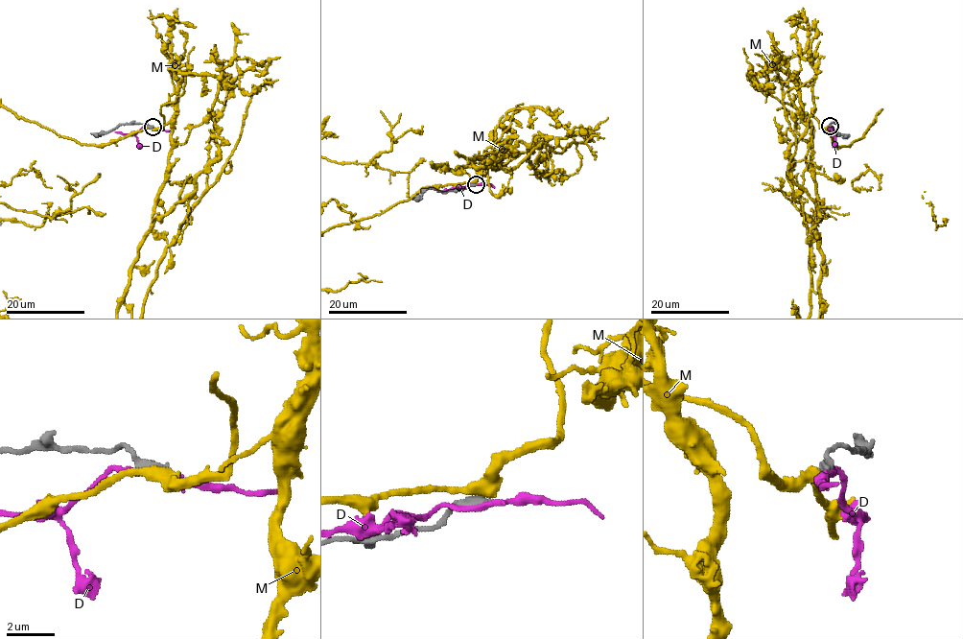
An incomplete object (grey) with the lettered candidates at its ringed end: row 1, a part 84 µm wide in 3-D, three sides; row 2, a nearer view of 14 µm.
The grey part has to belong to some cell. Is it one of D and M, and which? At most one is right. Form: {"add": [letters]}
{"add": []}

